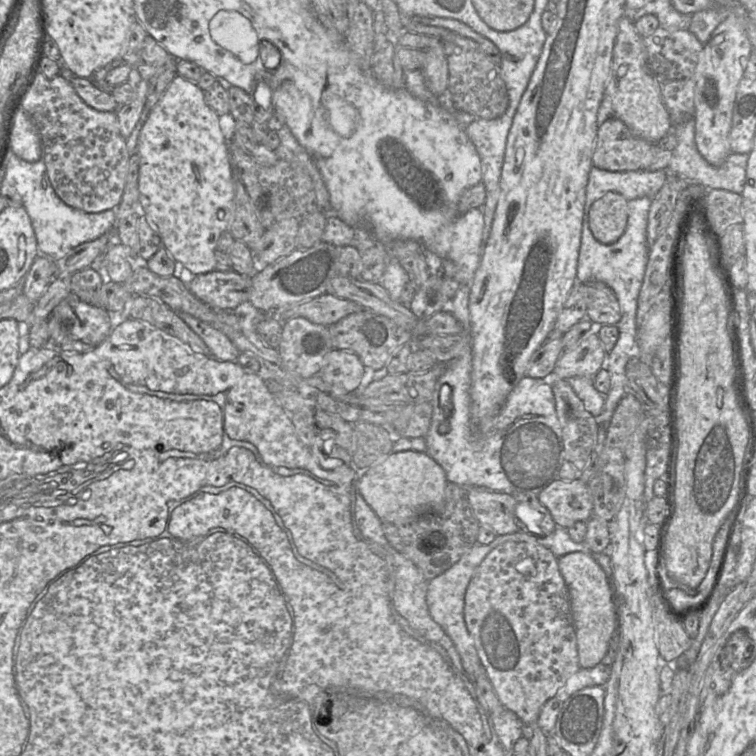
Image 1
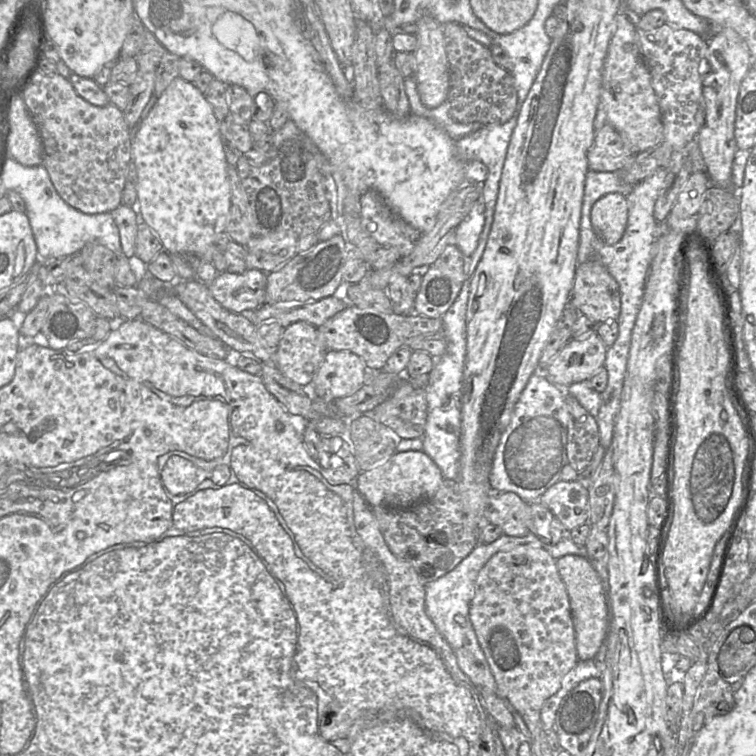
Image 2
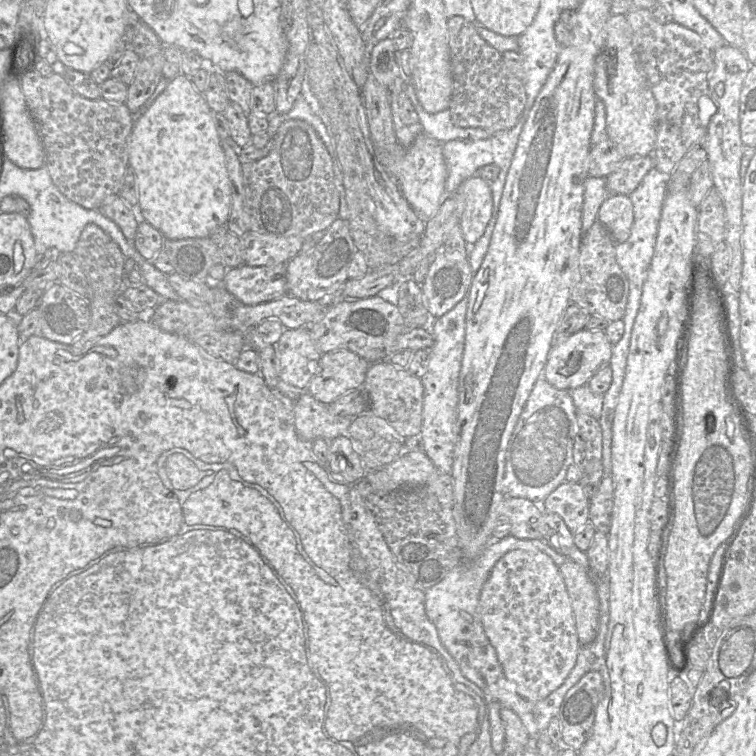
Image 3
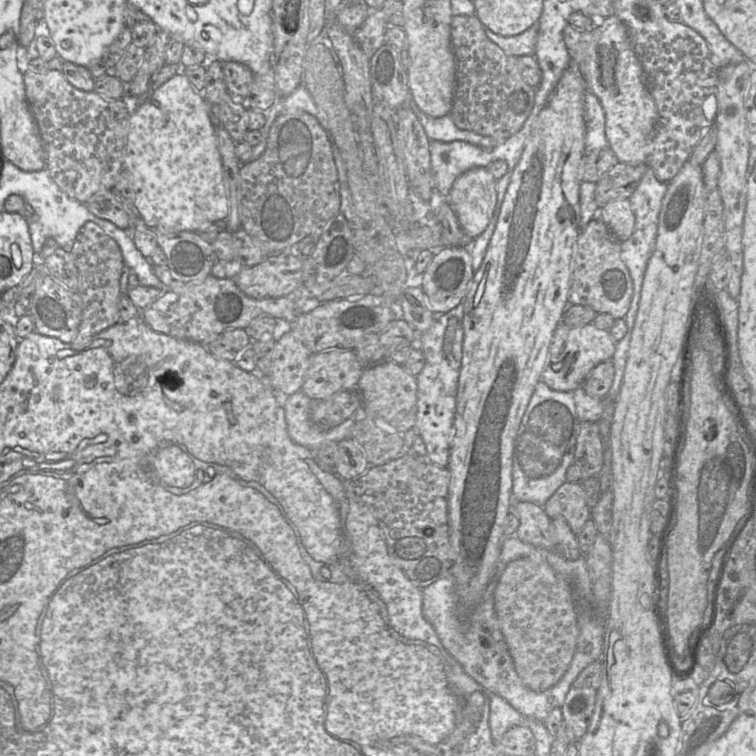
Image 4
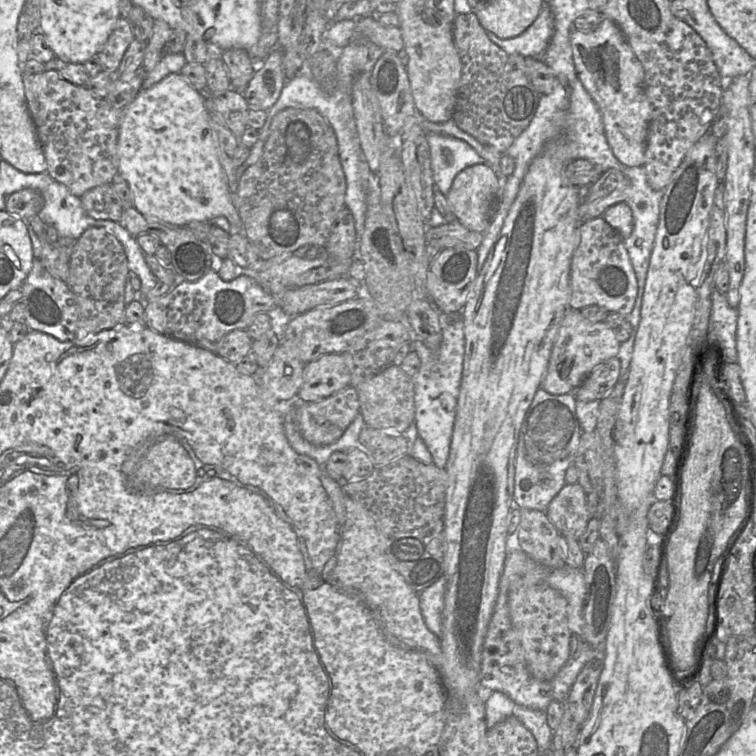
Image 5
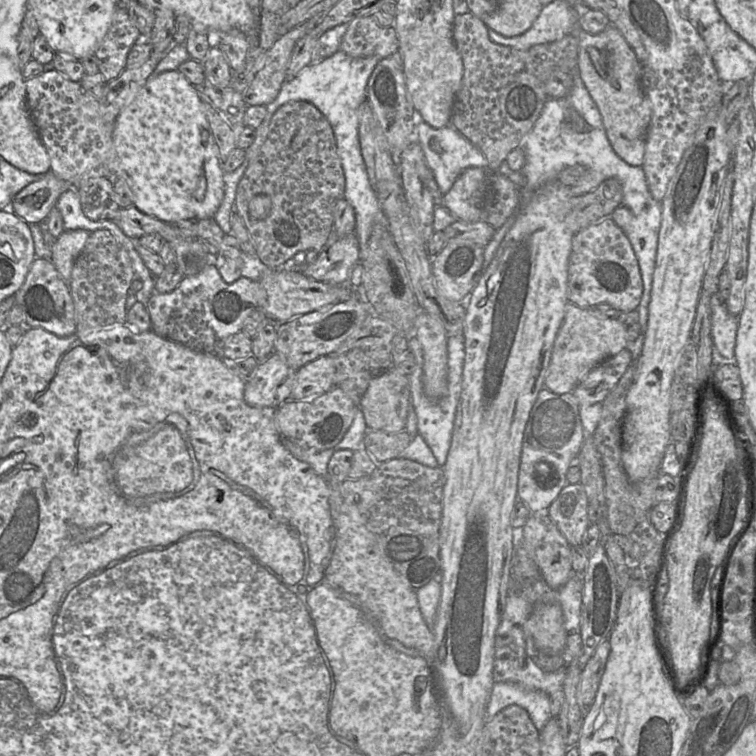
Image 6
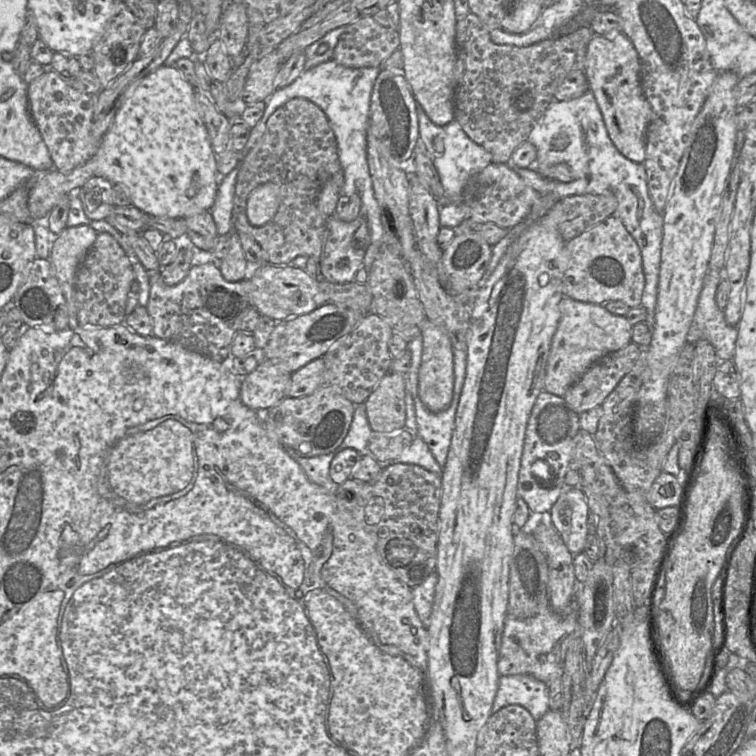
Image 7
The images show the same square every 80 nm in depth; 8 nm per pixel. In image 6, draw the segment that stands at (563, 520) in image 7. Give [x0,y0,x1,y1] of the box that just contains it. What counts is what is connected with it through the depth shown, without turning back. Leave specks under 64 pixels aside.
[547,483,589,547]

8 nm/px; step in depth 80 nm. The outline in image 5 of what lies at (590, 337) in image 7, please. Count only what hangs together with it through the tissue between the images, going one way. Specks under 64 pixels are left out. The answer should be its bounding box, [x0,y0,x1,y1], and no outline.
[542,308,620,395]

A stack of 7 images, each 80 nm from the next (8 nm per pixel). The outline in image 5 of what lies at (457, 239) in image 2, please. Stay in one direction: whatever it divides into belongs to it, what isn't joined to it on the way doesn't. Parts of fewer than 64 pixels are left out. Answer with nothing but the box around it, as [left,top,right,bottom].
[446,164,506,233]

